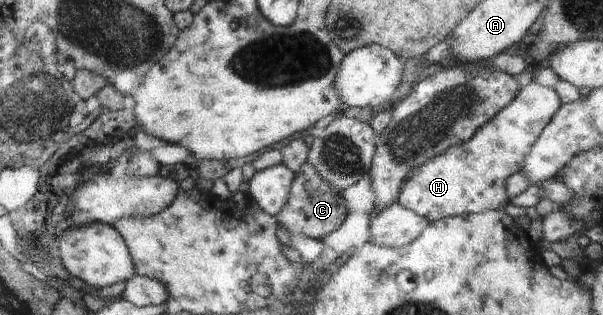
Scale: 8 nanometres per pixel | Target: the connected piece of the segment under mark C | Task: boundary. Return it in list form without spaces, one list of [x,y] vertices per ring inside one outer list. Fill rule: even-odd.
[[[306,162],[298,172],[295,172],[294,184],[286,204],[288,208],[284,208],[284,212],[276,218],[288,232],[302,232],[310,238],[324,238],[326,234],[336,230],[346,218],[344,200],[338,194],[339,191],[339,189],[334,190],[334,187],[324,180],[310,163]],[[298,214],[302,214],[302,218],[298,218]]]

